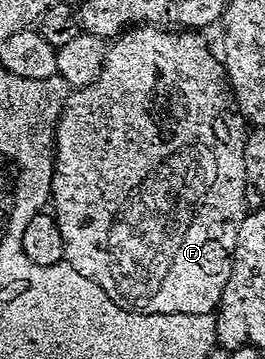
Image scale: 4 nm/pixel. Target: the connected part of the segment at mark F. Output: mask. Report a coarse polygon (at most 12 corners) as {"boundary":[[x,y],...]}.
{"boundary":[[190,28],[107,45],[54,127],[64,260],[214,314],[246,119]]}

